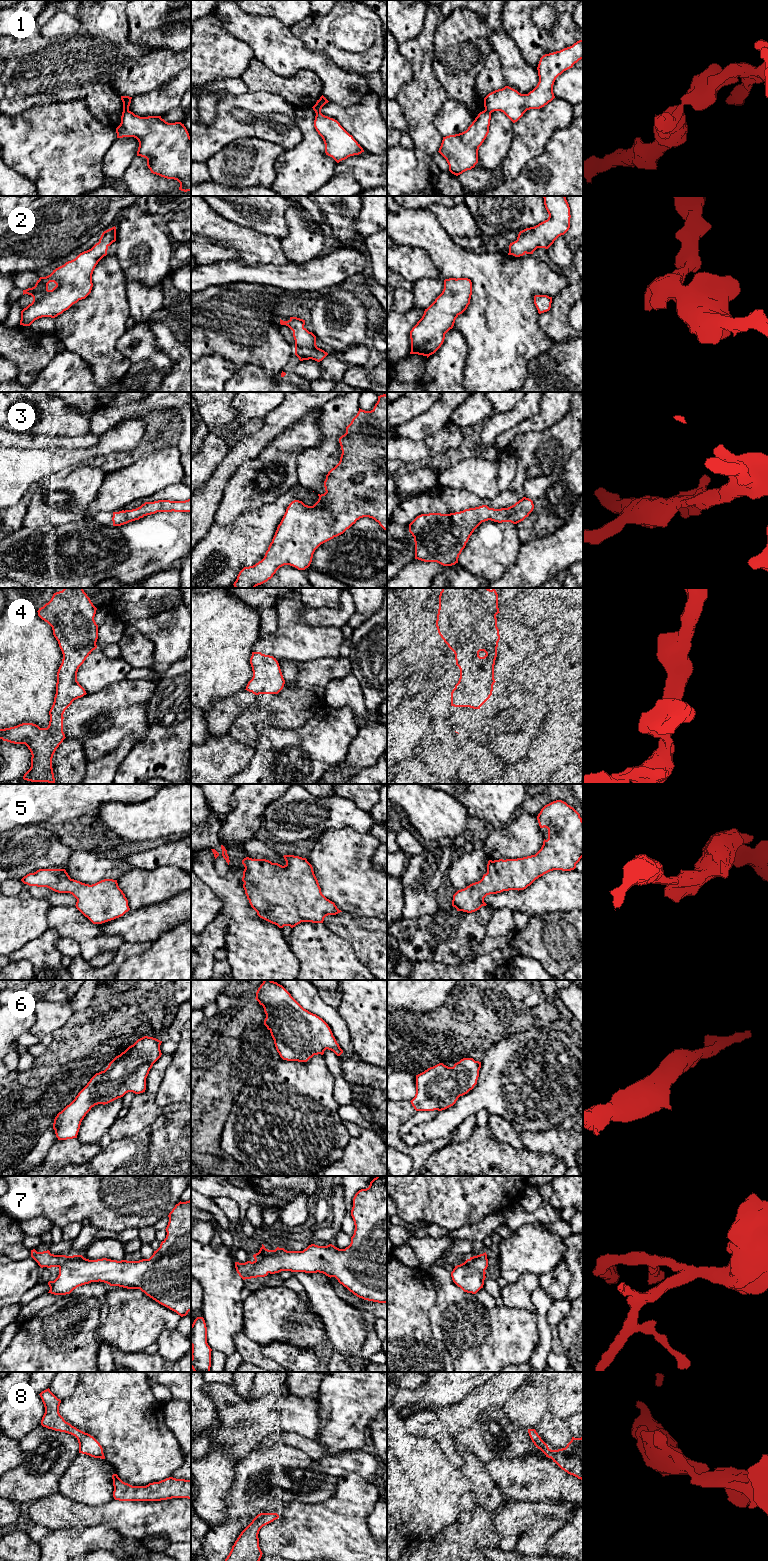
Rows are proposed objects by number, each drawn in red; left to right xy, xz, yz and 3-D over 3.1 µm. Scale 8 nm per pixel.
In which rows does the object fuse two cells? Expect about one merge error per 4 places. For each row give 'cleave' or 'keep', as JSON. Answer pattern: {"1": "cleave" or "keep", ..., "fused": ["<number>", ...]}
{"1": "cleave", "2": "keep", "3": "keep", "4": "keep", "5": "keep", "6": "keep", "7": "keep", "8": "keep", "fused": ["1"]}

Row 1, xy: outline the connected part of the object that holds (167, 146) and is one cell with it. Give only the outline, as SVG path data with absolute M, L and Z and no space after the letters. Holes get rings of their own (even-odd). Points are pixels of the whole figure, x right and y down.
M131 111L122 112L121 123L116 128L117 138L134 137L139 142L137 156L147 159L147 166L151 173L167 179L174 179L180 183L179 190L191 191L191 137L181 122L168 123L161 116L140 117Z

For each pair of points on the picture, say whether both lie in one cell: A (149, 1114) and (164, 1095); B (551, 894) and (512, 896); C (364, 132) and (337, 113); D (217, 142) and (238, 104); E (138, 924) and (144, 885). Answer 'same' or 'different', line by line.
A: different
B: same
C: same
D: same
E: different

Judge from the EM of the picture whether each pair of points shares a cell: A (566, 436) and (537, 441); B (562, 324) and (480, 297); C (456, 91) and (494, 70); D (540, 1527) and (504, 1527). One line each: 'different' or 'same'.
A: same
B: different
C: different
D: different

